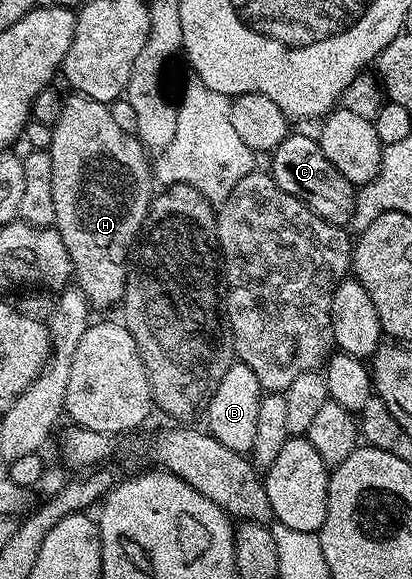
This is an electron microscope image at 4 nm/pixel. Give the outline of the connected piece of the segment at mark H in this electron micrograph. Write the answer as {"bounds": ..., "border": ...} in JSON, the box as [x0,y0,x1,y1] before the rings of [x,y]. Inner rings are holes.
{"bounds":[49,95,153,310],"border":[[[71,95],[64,100],[59,122],[53,126],[49,152],[53,163],[53,227],[69,251],[77,287],[92,310],[118,306],[127,286],[131,250],[143,230],[153,196],[148,150],[136,134],[121,131],[113,123],[104,102]]]}

